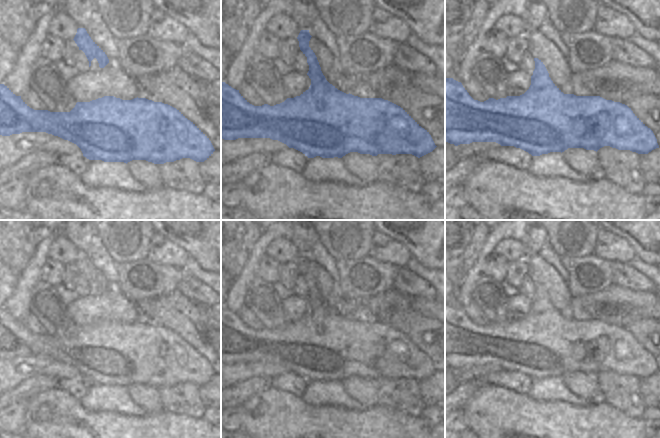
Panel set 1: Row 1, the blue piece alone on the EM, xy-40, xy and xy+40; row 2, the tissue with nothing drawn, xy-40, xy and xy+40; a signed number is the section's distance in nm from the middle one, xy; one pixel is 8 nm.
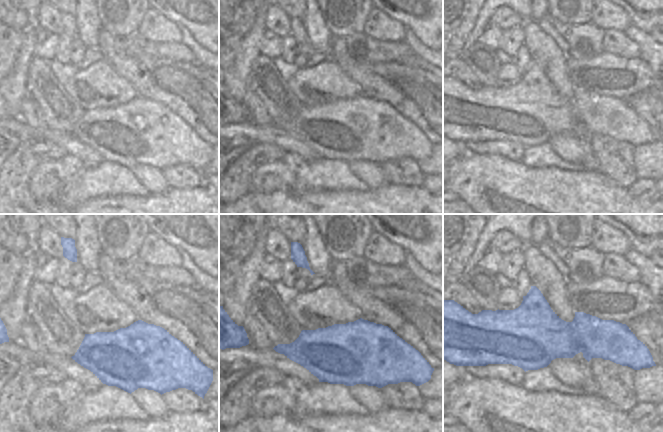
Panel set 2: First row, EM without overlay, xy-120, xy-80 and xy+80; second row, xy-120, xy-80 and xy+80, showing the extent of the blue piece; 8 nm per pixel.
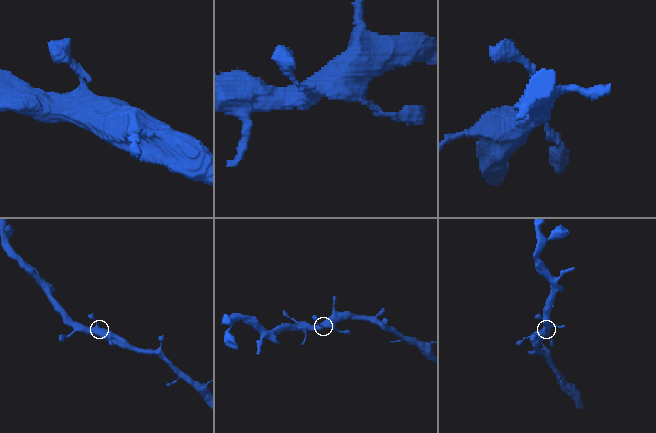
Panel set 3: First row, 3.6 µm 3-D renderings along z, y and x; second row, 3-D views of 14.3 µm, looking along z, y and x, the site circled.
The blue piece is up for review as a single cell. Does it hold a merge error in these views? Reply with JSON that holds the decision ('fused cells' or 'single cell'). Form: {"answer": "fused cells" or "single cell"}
{"answer": "single cell"}

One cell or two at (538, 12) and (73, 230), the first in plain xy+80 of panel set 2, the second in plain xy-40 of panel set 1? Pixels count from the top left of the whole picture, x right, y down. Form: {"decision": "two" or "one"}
{"decision": "one"}

